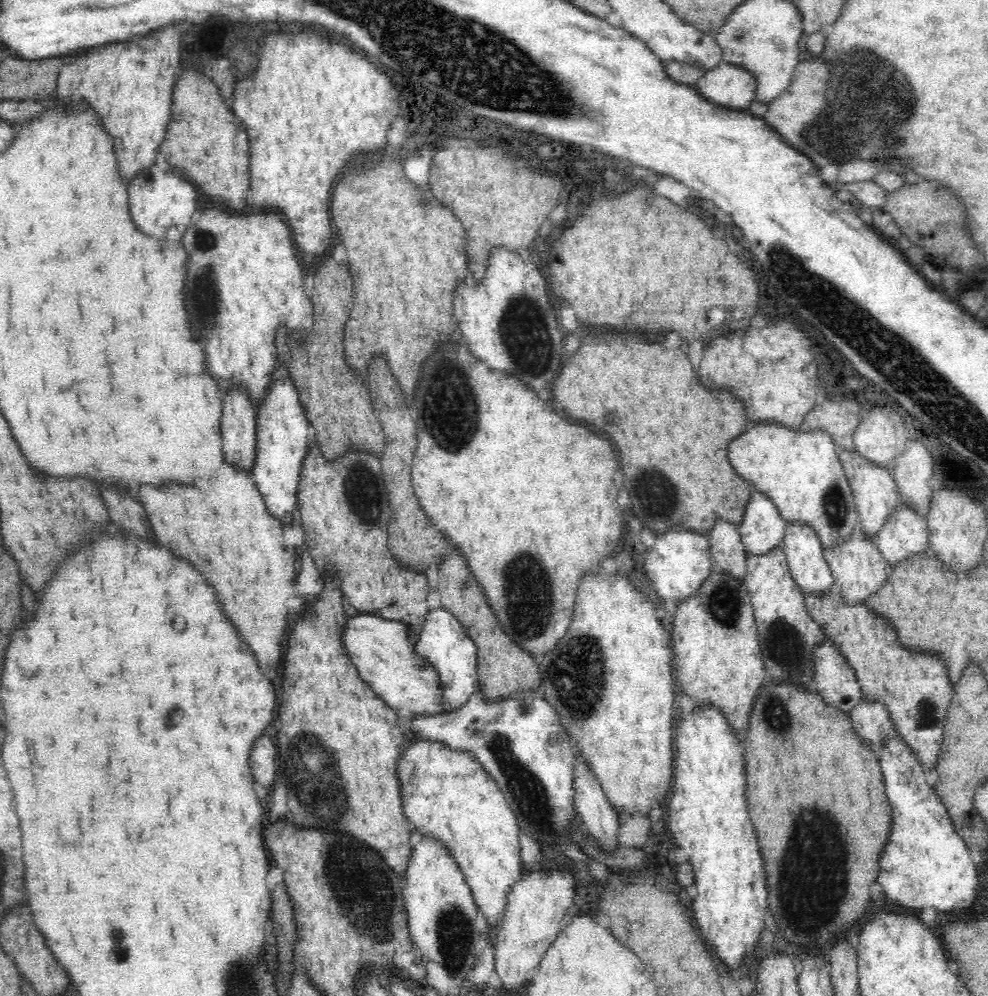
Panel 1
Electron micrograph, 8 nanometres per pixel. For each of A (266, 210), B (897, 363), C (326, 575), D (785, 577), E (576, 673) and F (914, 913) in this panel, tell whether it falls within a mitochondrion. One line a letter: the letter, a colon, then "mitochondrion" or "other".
A: other
B: mitochondrion
C: other
D: other
E: mitochondrion
F: other

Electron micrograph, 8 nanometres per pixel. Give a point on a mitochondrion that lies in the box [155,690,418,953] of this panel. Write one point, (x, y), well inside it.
(372, 917)

